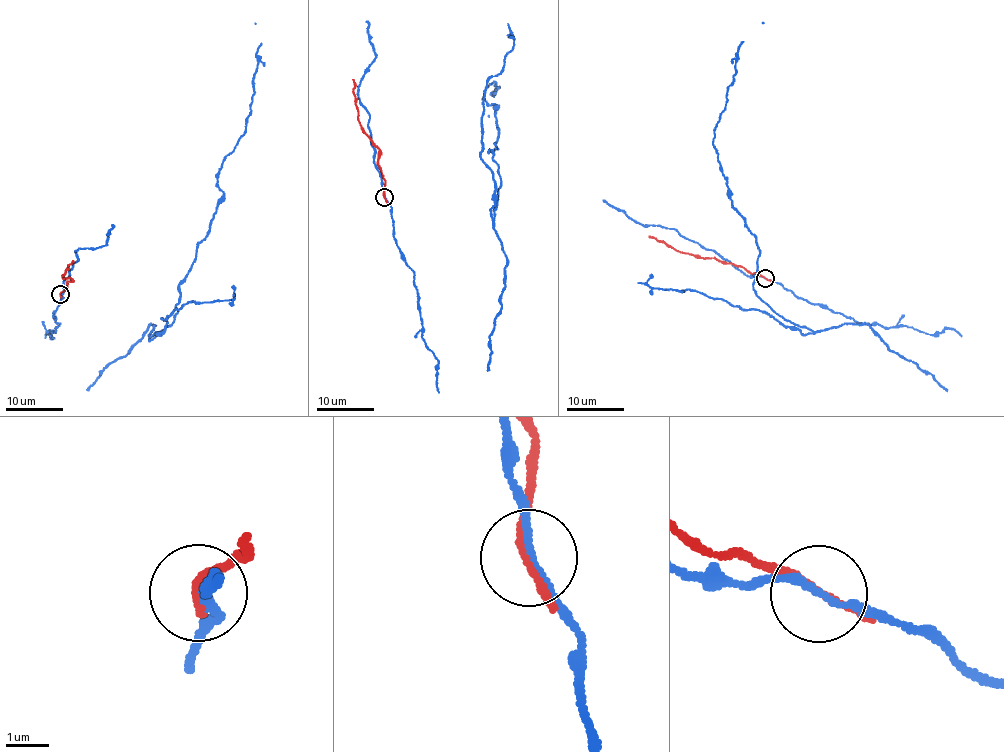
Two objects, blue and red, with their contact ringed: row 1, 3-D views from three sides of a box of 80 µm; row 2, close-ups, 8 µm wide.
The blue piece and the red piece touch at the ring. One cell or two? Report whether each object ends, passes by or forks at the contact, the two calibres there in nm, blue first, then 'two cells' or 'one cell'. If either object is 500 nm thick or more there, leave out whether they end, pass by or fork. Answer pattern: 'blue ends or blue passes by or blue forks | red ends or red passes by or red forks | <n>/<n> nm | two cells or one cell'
blue passes by | red passes by | 140/170 nm | two cells

